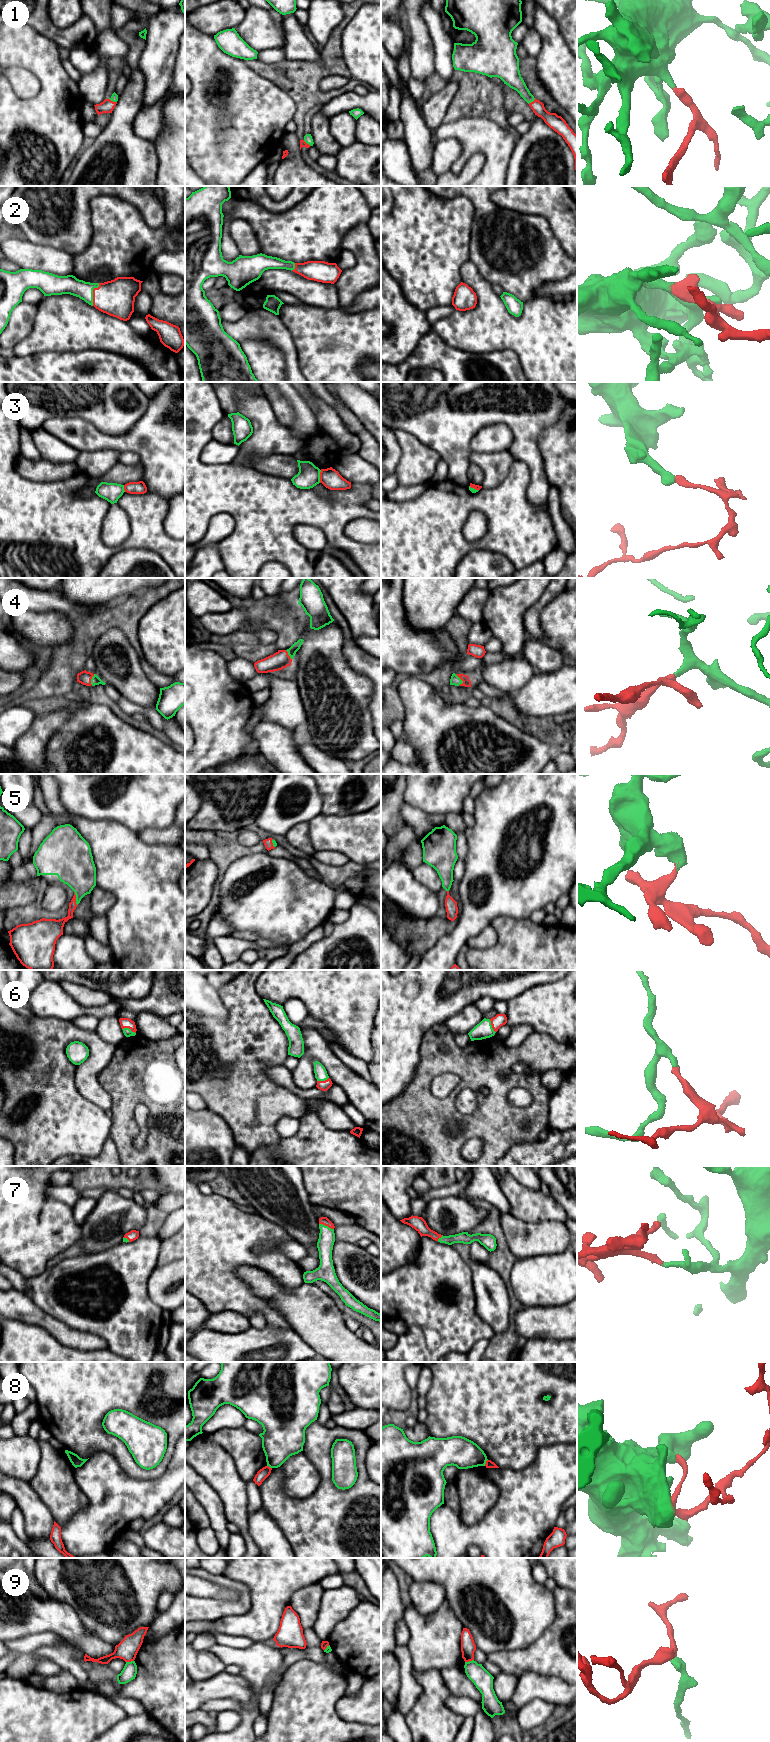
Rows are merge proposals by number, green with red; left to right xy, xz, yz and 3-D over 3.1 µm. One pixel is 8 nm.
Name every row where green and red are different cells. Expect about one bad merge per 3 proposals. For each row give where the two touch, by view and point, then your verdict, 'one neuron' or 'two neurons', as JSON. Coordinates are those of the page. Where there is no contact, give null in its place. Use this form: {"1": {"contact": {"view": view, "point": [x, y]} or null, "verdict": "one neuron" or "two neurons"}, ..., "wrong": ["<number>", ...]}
{"1": {"contact": {"view": "yz", "point": [531, 101]}, "verdict": "one neuron"}, "2": {"contact": {"view": "xy", "point": [92, 293]}, "verdict": "one neuron"}, "3": {"contact": {"view": "xz", "point": [319, 476]}, "verdict": "two neurons"}, "4": {"contact": {"view": "yz", "point": [460, 679]}, "verdict": "one neuron"}, "5": {"contact": {"view": "xy", "point": [76, 898]}, "verdict": "one neuron"}, "6": {"contact": {"view": "xy", "point": [129, 1029]}, "verdict": "one neuron"}, "7": {"contact": {"view": "xz", "point": [326, 1226]}, "verdict": "one neuron"}, "8": {"contact": {"view": "yz", "point": [485, 1462]}, "verdict": "two neurons"}, "9": {"contact": {"view": "yz", "point": [469, 1661]}, "verdict": "two neurons"}, "wrong": ["3", "8", "9"]}

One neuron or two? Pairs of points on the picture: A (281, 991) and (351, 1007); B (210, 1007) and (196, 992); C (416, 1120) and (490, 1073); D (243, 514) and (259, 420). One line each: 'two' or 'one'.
A: one
B: one
C: one
D: two

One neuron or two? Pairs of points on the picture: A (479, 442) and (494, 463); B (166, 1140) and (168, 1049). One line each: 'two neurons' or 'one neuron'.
A: two neurons
B: one neuron

